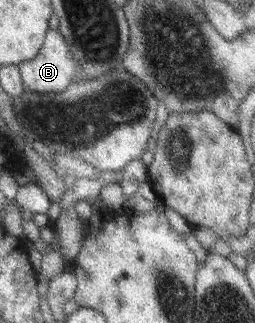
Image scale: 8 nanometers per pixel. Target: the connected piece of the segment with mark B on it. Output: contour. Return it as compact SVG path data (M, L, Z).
M57 28L49 29L43 41L42 47L30 61L17 65L20 81L25 91L60 93L68 87L77 72L77 65L70 59L69 48Z

